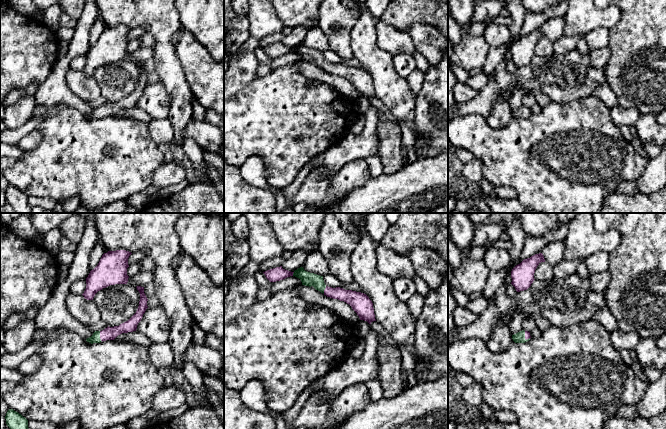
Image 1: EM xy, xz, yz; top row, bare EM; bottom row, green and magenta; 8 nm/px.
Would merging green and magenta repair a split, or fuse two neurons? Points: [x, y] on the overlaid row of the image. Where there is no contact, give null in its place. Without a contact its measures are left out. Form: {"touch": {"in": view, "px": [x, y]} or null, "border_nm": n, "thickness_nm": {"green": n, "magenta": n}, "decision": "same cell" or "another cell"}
{"touch": {"in": "xy", "px": [99, 336]}, "border_nm": 90, "thickness_nm": {"green": 80, "magenta": 110}, "decision": "same cell"}

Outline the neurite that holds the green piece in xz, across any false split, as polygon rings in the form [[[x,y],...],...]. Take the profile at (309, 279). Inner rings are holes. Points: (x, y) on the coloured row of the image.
[[[280,266],[263,273],[270,282],[276,282],[290,276],[295,276],[301,280],[302,285],[309,287],[313,286],[327,297],[338,299],[349,304],[357,313],[360,320],[367,321],[369,324],[376,321],[373,303],[366,294],[352,290],[345,290],[340,287],[328,287],[324,283],[323,276],[307,272],[303,267],[291,272]]]

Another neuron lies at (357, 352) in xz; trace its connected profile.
[[[359,338],[356,346],[349,353],[349,357],[354,358],[354,359],[358,359],[358,358],[362,357],[362,355],[364,353],[364,348],[365,348],[365,340],[364,340],[364,338]]]

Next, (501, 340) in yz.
[[[500,319],[493,331],[492,338],[486,342],[487,348],[494,353],[502,353],[506,351],[513,343],[510,332],[510,323],[506,323]]]

